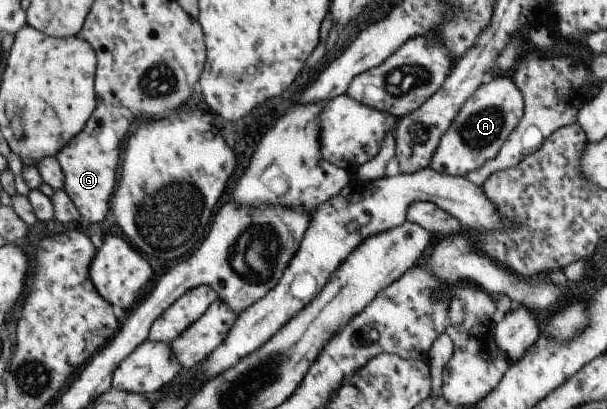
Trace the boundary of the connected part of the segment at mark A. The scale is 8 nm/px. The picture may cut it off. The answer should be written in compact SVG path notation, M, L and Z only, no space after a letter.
M510 75L483 81L462 104L450 125L440 136L429 161L429 168L449 176L462 176L478 169L482 162L492 159L506 141L523 114L523 97Z

